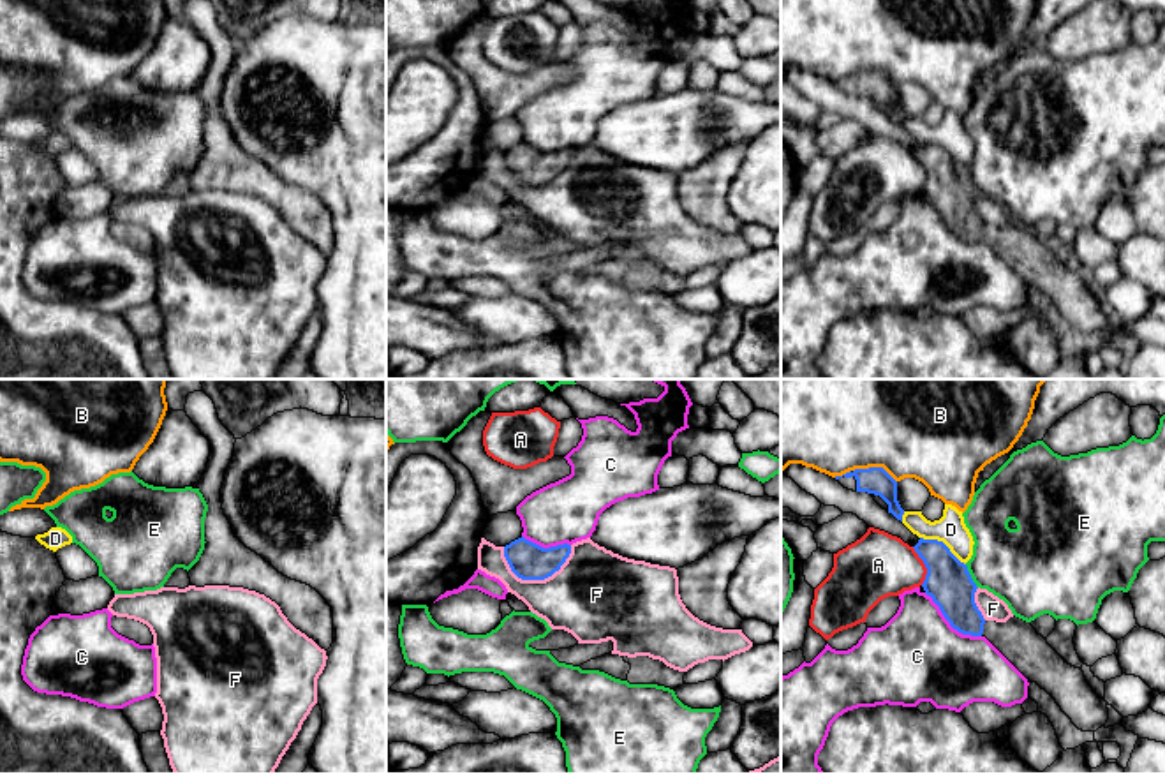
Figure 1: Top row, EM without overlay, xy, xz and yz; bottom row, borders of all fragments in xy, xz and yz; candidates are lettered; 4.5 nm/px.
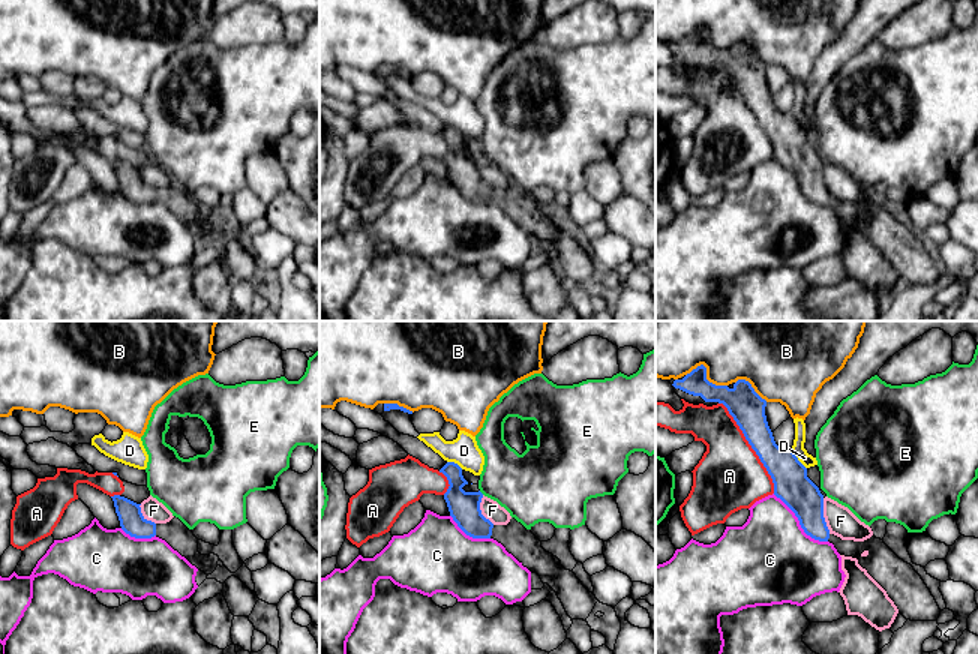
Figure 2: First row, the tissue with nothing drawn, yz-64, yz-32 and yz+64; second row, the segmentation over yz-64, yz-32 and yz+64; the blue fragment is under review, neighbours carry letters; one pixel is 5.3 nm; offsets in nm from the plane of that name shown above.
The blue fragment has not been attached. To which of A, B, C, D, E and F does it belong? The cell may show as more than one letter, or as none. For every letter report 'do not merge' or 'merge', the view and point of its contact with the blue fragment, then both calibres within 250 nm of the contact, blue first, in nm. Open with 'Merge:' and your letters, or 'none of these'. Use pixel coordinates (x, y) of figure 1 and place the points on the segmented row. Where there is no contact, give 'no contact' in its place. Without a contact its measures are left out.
Merge: none of these
A: do not merge; contact yz (926, 566); calibres 200 and 300 nm
B: do not merge; contact yz (875, 468); calibres 130 and 500 nm
C: do not merge; contact yz (949, 621); calibres 200 and 420 nm
D: do not merge; contact yz (943, 543); calibres 200 and 140 nm
E: do not merge; contact yz (970, 577); calibres 200 and 360 nm
F: do not merge; contact xz (540, 579); calibres 170 and 380 nm

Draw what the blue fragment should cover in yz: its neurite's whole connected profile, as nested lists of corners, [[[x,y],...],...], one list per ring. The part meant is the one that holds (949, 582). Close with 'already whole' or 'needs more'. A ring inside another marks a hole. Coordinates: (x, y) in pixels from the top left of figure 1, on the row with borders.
[[[920,538],[913,548],[927,568],[922,587],[954,629],[985,636],[1028,682],[1045,689],[1079,730],[1096,732],[1107,723],[1107,702],[1093,691],[1084,672],[1068,665],[1031,622],[1015,615],[1006,622],[983,619],[968,566],[943,541]]]; needs more

